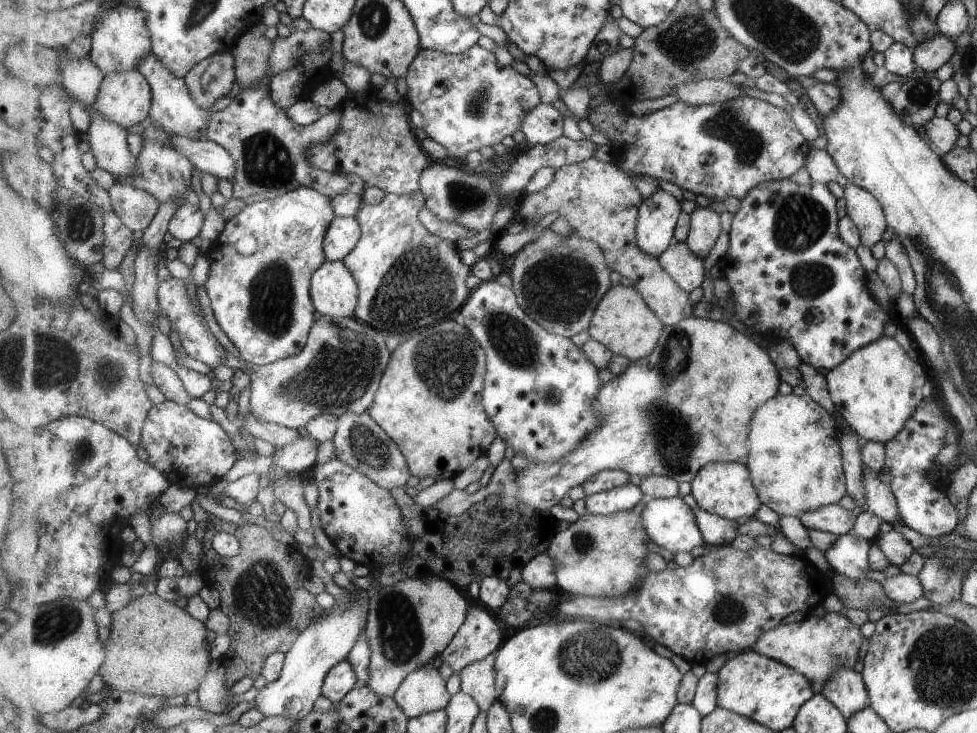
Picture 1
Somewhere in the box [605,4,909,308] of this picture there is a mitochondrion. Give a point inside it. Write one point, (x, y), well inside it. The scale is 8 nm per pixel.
(688, 39)

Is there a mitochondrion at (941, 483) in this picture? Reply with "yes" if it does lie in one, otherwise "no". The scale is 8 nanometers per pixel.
no

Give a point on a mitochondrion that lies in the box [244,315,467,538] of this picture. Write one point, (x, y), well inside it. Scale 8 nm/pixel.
(342, 370)

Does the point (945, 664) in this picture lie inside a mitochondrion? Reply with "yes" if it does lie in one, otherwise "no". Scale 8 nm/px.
yes

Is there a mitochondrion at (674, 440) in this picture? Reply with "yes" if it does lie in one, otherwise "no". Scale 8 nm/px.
yes

